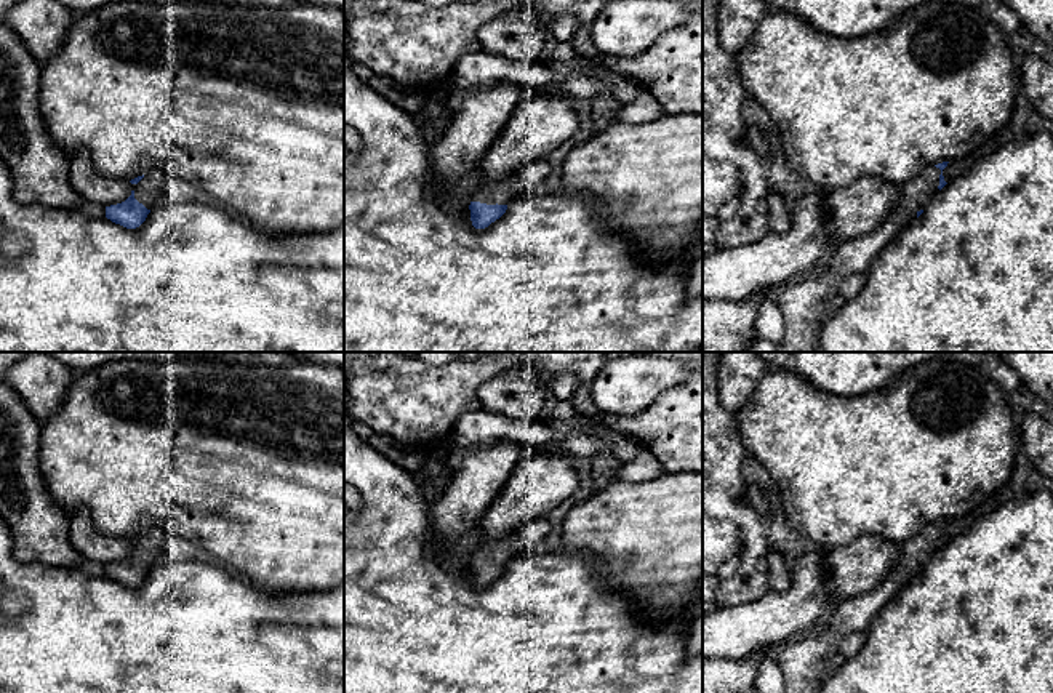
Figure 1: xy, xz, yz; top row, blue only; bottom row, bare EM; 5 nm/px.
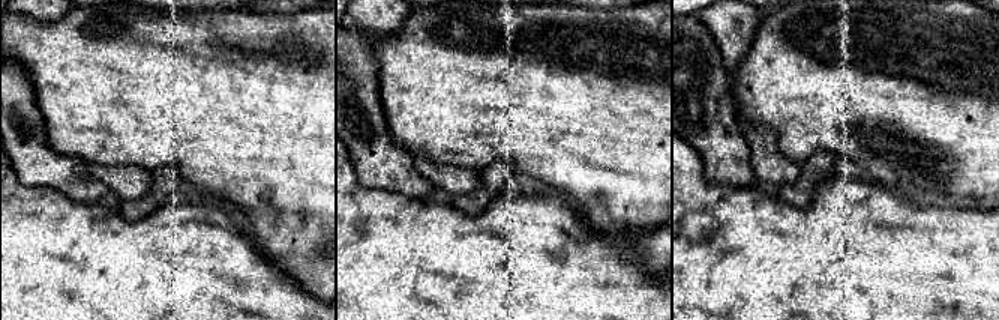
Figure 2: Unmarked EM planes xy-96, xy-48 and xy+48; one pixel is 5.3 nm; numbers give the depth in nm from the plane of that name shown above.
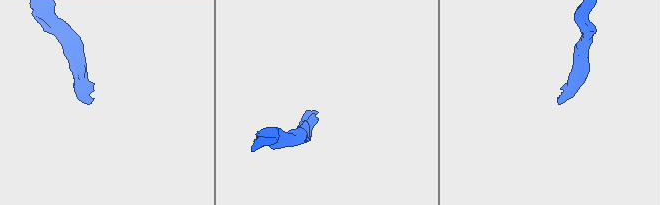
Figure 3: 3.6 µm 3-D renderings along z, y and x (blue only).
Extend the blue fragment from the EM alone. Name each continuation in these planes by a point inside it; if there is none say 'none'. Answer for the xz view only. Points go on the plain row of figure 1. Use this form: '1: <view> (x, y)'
1: xz (528, 536)

